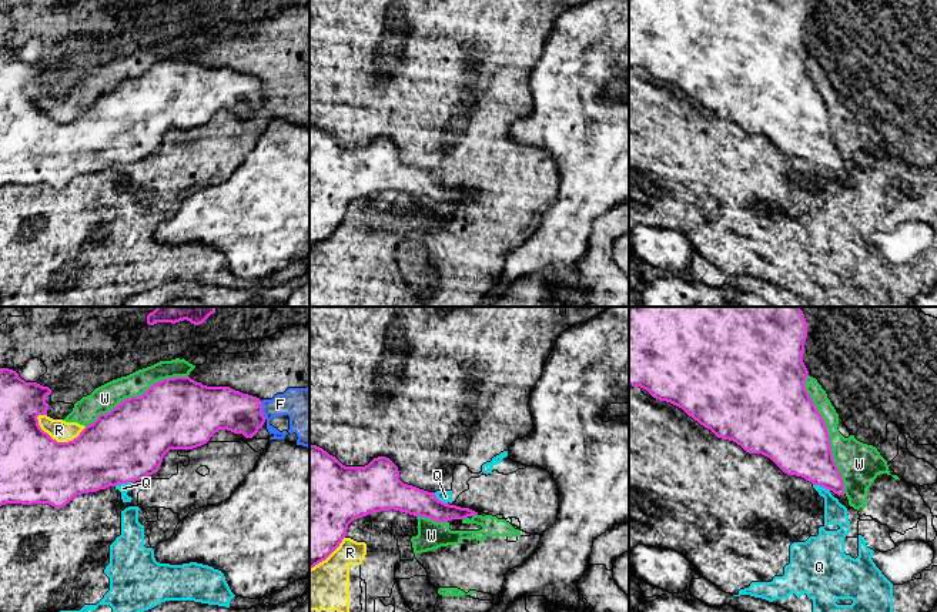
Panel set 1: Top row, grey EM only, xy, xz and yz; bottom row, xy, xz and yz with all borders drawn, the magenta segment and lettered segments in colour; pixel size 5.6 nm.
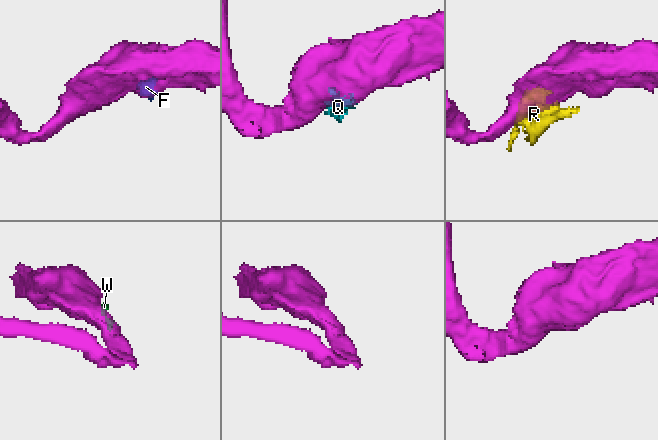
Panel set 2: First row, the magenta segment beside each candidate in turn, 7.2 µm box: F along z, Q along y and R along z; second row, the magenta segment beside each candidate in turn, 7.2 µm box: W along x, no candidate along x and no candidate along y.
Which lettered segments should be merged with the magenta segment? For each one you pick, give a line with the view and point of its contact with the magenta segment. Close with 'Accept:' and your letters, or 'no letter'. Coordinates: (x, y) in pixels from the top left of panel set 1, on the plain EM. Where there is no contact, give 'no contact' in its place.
Accept: no letter

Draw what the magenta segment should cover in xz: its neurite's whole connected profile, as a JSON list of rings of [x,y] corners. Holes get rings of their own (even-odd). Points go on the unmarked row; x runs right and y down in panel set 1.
[[[309,126],[309,250],[339,227],[354,200],[389,190],[435,203],[478,195],[439,181],[435,173],[404,164],[398,147],[386,137],[365,147],[345,147]]]

